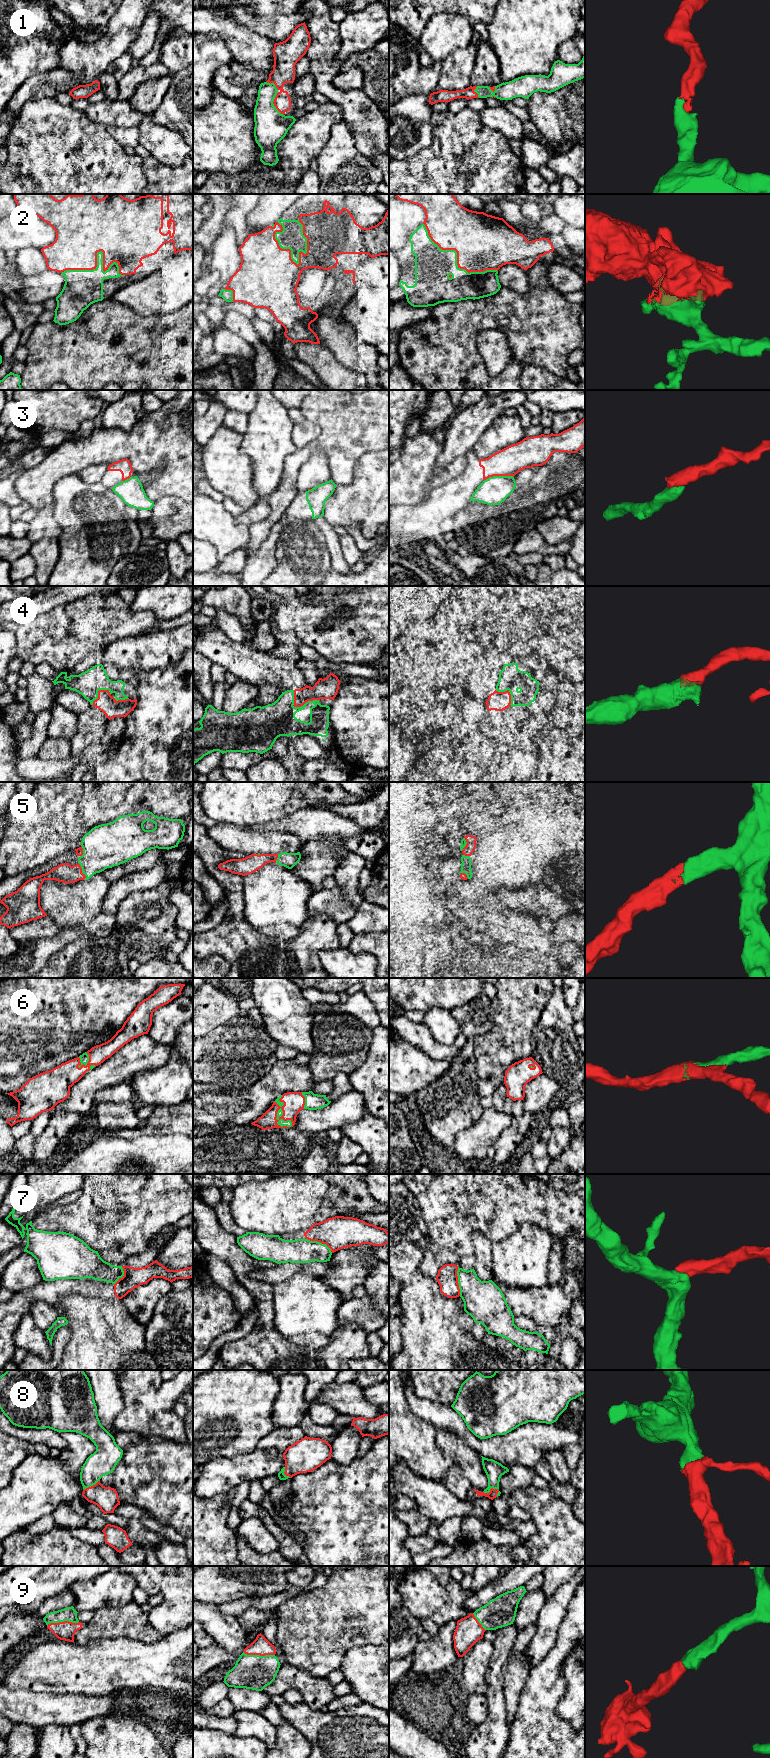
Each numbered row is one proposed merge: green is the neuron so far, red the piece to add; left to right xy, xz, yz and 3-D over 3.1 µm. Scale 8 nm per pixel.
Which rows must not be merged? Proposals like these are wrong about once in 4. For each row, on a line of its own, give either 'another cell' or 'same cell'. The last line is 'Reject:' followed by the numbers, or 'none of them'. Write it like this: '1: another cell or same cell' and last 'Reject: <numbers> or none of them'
1: same cell
2: same cell
3: another cell
4: same cell
5: same cell
6: same cell
7: another cell
8: same cell
9: same cell
Reject: 3, 7

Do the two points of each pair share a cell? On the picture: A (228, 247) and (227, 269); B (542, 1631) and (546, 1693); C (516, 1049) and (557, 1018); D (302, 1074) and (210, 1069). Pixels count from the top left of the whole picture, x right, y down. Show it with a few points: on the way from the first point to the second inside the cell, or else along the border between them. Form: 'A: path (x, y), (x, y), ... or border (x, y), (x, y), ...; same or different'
A: path (227, 252), (227, 264); same
B: border (557, 1637), (548, 1654), (539, 1663), (531, 1667); different
C: border (541, 1015), (533, 1030), (531, 1056); different
D: border (278, 1060), (266, 1073), (248, 1086); different

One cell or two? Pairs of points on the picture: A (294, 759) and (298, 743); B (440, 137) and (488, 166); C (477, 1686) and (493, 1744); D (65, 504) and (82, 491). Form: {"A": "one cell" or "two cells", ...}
{"A": "two cells", "B": "one cell", "C": "two cells", "D": "one cell"}

